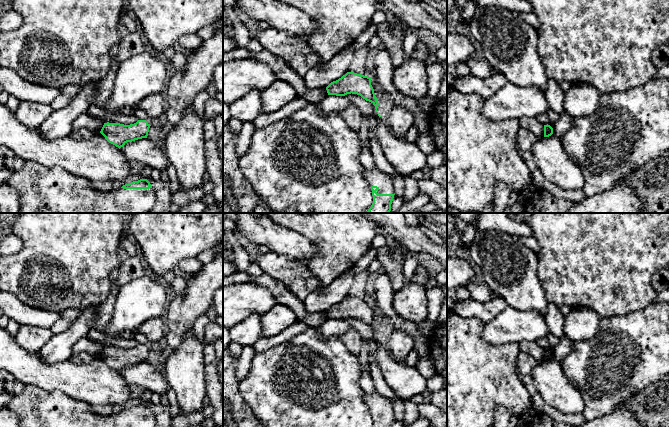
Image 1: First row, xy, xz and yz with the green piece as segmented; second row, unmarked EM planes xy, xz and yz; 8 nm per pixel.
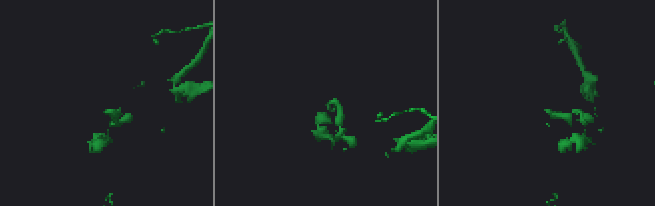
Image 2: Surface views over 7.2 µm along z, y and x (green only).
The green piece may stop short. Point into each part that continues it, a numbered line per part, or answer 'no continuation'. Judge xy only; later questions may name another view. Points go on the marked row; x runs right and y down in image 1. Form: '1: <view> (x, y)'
1: xy (41, 189)

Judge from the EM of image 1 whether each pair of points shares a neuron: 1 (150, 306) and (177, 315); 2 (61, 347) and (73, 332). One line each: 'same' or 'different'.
1: different
2: same

